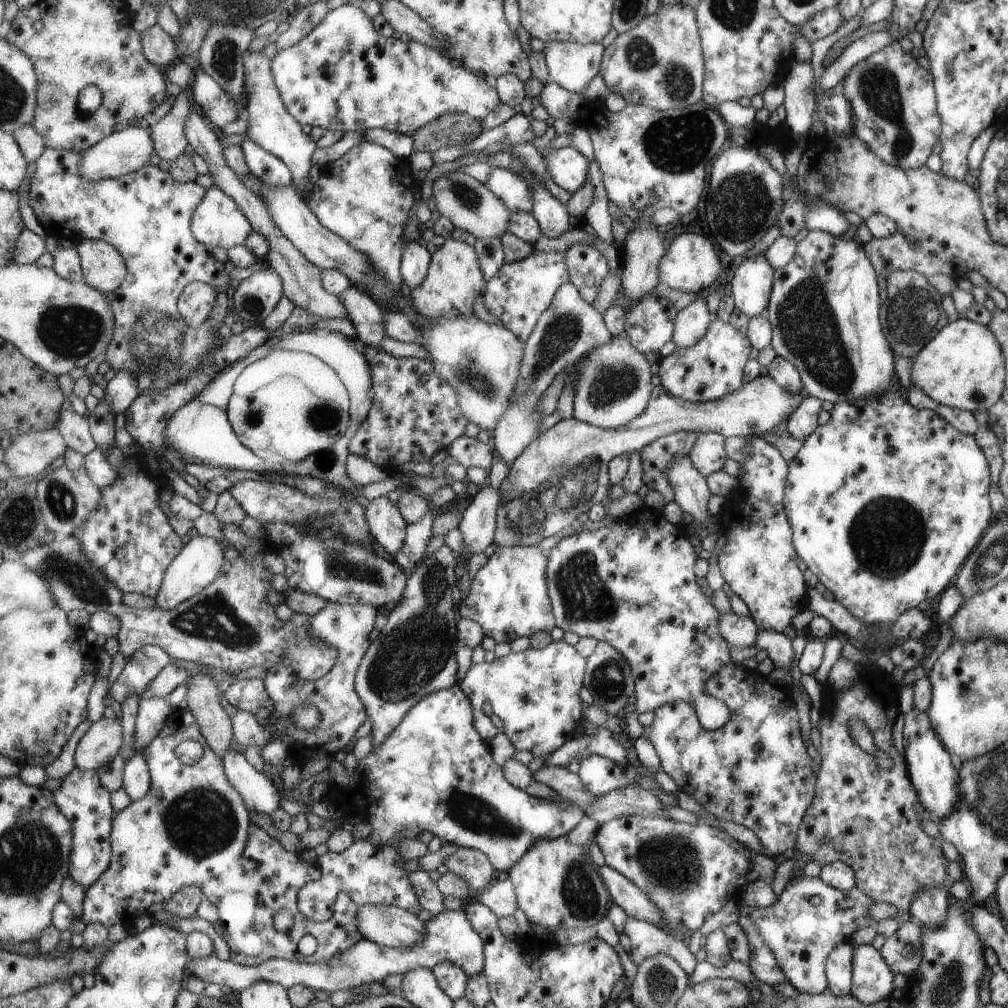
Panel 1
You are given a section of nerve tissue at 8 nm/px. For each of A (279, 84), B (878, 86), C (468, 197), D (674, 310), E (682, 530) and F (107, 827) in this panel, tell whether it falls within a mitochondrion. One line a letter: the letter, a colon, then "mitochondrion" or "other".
A: other
B: mitochondrion
C: mitochondrion
D: other
E: other
F: other

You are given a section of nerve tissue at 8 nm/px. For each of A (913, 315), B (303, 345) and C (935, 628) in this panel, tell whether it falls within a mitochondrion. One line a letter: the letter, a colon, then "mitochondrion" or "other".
A: mitochondrion
B: other
C: other

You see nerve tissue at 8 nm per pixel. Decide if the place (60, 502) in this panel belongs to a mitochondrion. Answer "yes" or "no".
yes

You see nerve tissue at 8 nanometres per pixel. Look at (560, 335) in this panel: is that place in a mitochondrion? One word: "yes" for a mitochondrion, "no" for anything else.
yes

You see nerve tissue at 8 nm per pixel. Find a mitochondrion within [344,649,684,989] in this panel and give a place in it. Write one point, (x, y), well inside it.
(474, 815)

